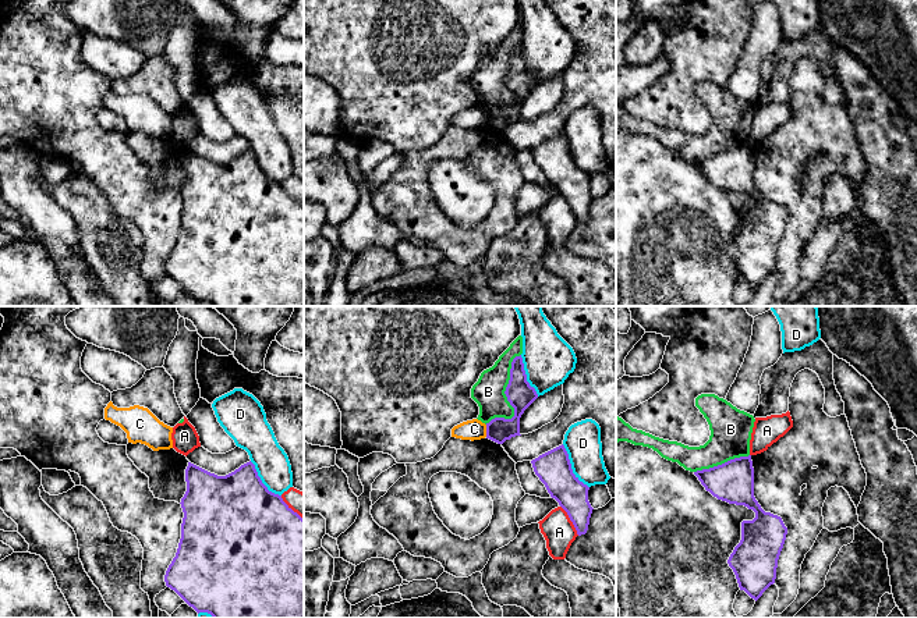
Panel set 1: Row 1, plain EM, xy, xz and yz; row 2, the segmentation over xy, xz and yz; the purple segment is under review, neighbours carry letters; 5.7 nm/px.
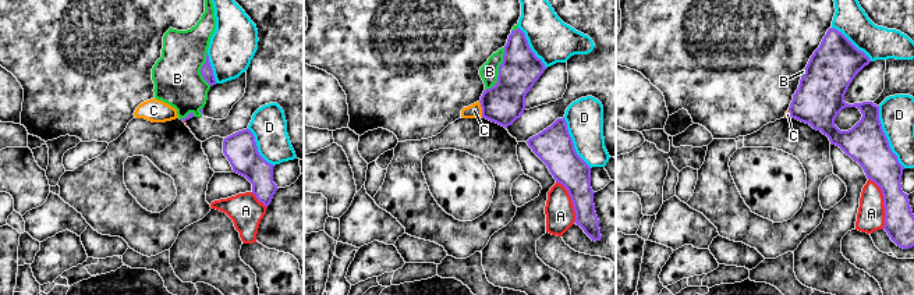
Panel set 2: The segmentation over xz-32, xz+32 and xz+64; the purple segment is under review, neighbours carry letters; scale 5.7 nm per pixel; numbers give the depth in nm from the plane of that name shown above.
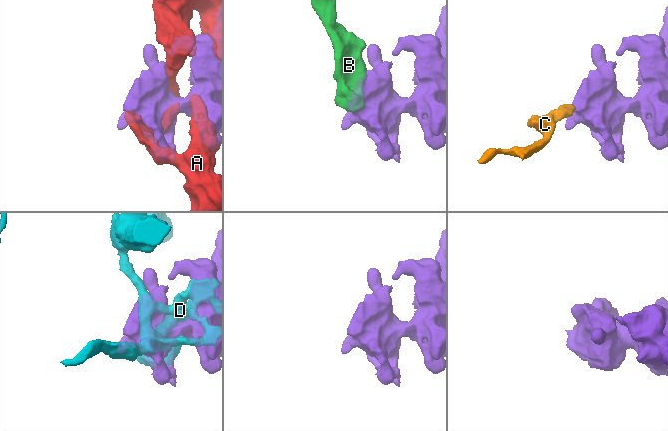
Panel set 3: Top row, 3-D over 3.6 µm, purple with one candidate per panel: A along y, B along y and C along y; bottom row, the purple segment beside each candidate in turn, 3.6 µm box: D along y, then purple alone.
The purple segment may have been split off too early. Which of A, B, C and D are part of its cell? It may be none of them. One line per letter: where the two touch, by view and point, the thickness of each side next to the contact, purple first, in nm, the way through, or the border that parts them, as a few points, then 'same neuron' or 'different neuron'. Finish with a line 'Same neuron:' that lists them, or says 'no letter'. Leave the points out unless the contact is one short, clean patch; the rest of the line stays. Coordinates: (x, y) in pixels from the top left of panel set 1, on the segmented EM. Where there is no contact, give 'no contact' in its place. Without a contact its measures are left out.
A: xz (570, 519) | 190/190 nm | different neuron
B: xz (507, 398) | 160/180 nm | different neuron
C: xz (487, 430) | 140/120 nm | along xz (485, 425), (487, 436) | different neuron
D: xz (570, 466) | 200/200 nm | different neuron
Same neuron: no letter

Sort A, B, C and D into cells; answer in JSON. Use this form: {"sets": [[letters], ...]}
{"sets": [["A"], ["B"], ["C"], ["D"]]}

